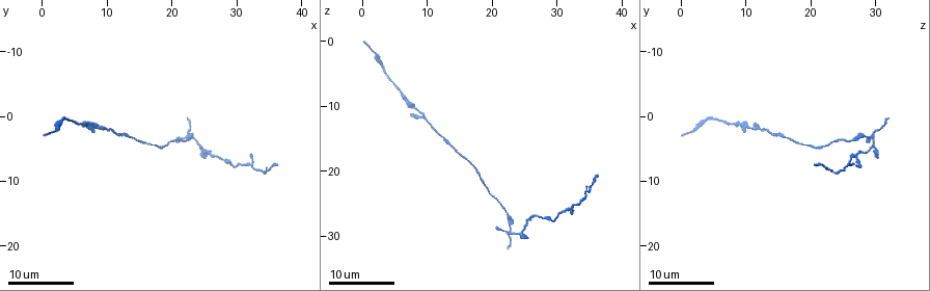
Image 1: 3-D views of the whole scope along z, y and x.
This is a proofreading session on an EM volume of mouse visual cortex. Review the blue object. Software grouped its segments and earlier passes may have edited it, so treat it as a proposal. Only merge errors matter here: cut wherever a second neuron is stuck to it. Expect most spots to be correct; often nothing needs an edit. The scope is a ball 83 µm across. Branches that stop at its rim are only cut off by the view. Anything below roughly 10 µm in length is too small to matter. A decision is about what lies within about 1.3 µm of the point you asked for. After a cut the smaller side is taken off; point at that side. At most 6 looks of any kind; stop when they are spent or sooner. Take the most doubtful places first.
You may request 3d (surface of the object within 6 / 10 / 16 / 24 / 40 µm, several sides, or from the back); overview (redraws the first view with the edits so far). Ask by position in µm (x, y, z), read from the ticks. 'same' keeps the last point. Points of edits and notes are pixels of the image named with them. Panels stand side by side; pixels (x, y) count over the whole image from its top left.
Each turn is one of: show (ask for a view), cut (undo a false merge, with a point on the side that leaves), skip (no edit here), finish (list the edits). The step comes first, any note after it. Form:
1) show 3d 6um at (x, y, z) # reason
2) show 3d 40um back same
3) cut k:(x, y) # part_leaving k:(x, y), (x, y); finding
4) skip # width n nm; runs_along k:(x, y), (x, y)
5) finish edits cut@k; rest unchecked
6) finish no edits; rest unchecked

show 3d 24um at (22.5, 3.0, 28.5) # sudden change in width

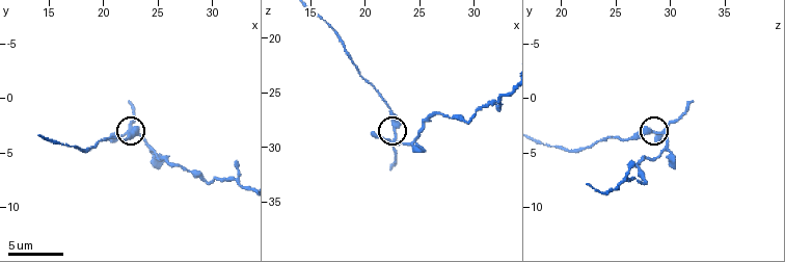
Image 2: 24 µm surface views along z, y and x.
show 3d 10um at (22.6, 3.2, 28.8)

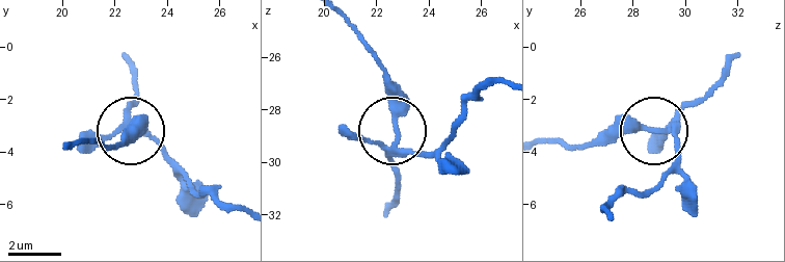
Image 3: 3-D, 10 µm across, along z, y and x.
cut 3:(164, 149) # width 260 nm; part_leaving 3:(396, 151), (434, 149), (454, 131), (467, 104), (501, 83); a second neuron is stuck on

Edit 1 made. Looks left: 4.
show 3d 16um at (3.0, 0.5, 5.0) # thick turns thin

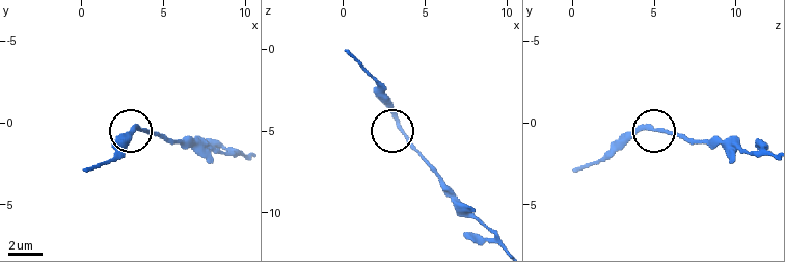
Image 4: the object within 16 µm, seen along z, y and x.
show 3d 10um at (3.4, 0.2, 4.7)

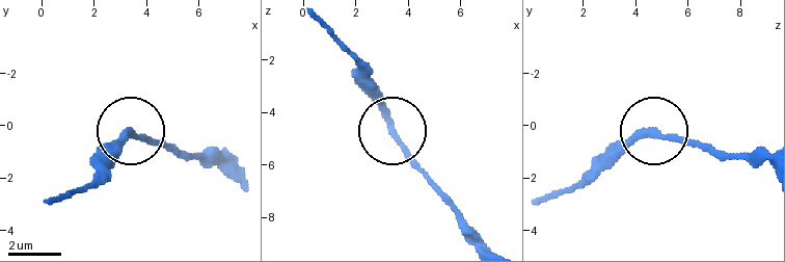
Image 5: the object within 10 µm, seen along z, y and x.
skip # runs_along 5:(233, 166), (147, 142), (132, 129), (93, 166); continuous, no second neuron

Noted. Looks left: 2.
show 3d 16um at (8.0, 2.0, 10.0)

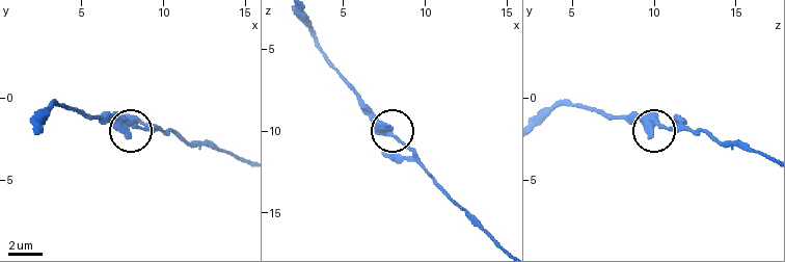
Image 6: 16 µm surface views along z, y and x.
show 3d 6um at (7.9, 1.7, 10.1) # closer look

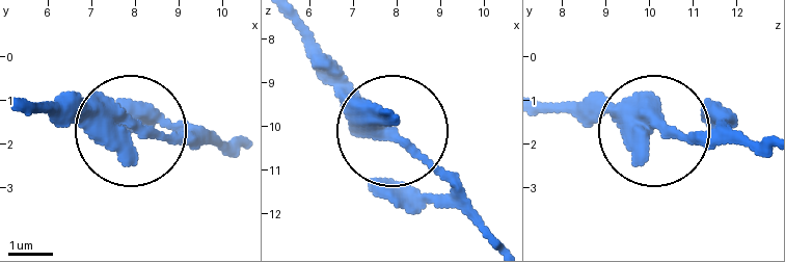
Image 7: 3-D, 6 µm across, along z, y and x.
skip # runs_along 7:(499, 243), (314, 56); one neuron here

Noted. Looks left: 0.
finish edits cut@3; rest unchecked

